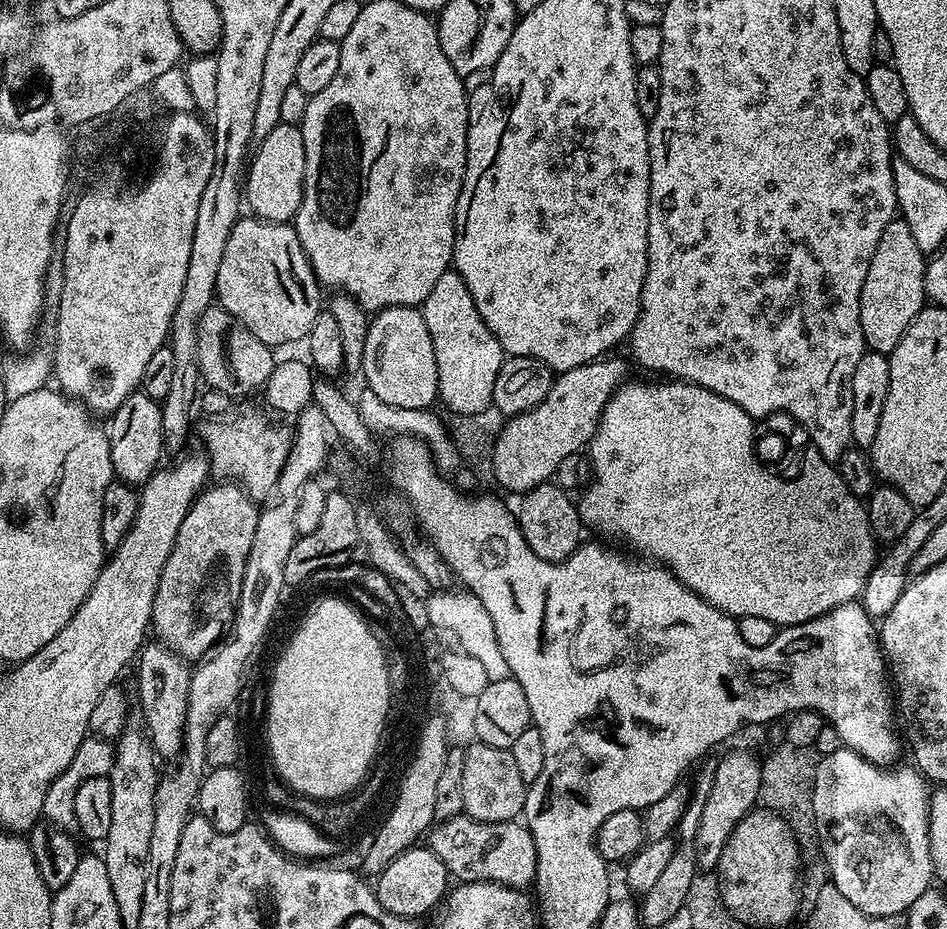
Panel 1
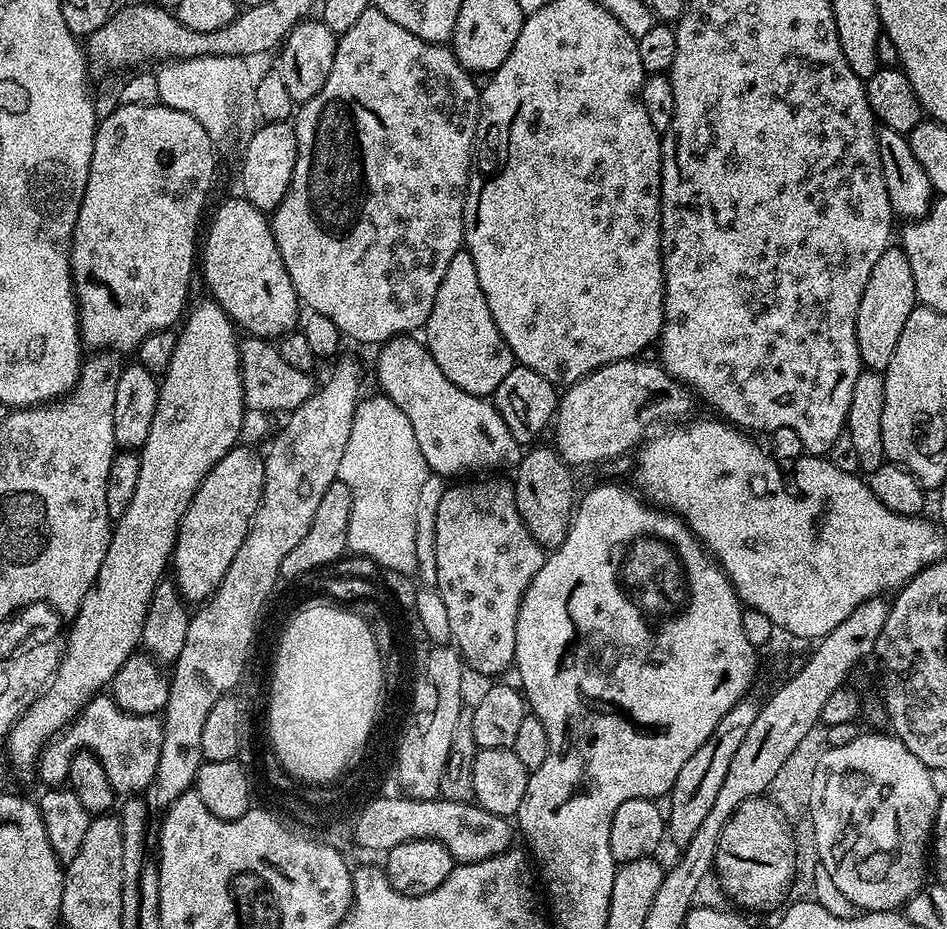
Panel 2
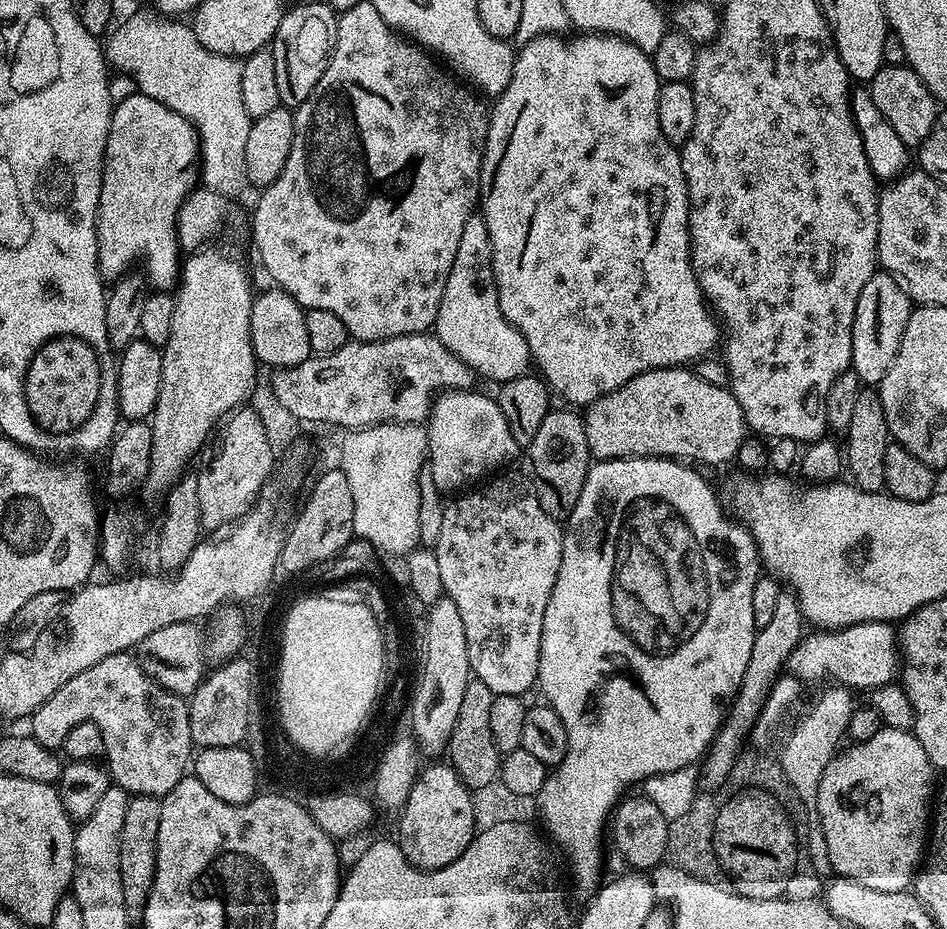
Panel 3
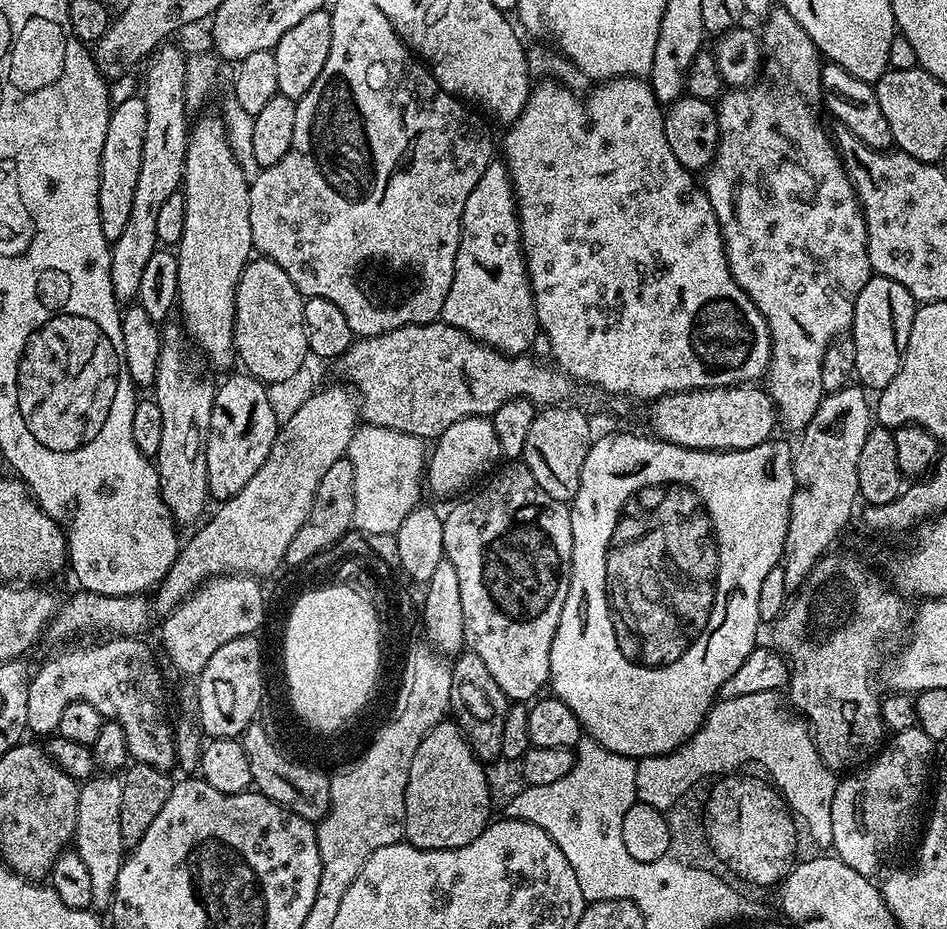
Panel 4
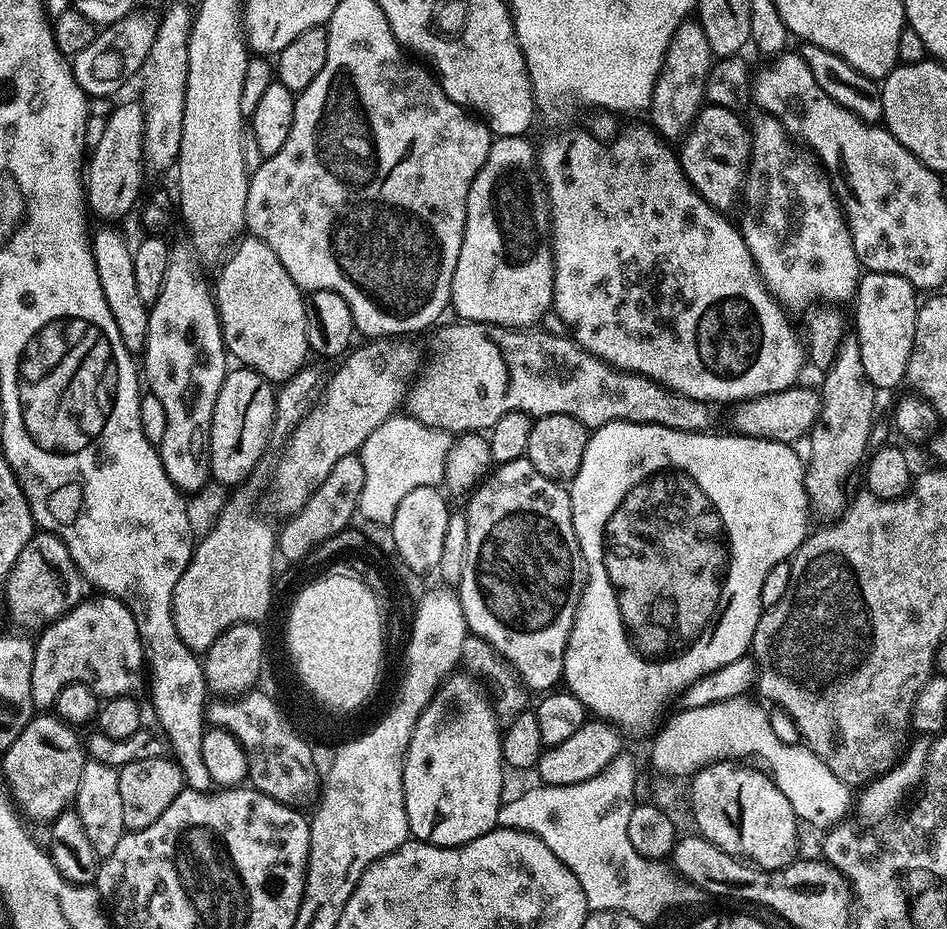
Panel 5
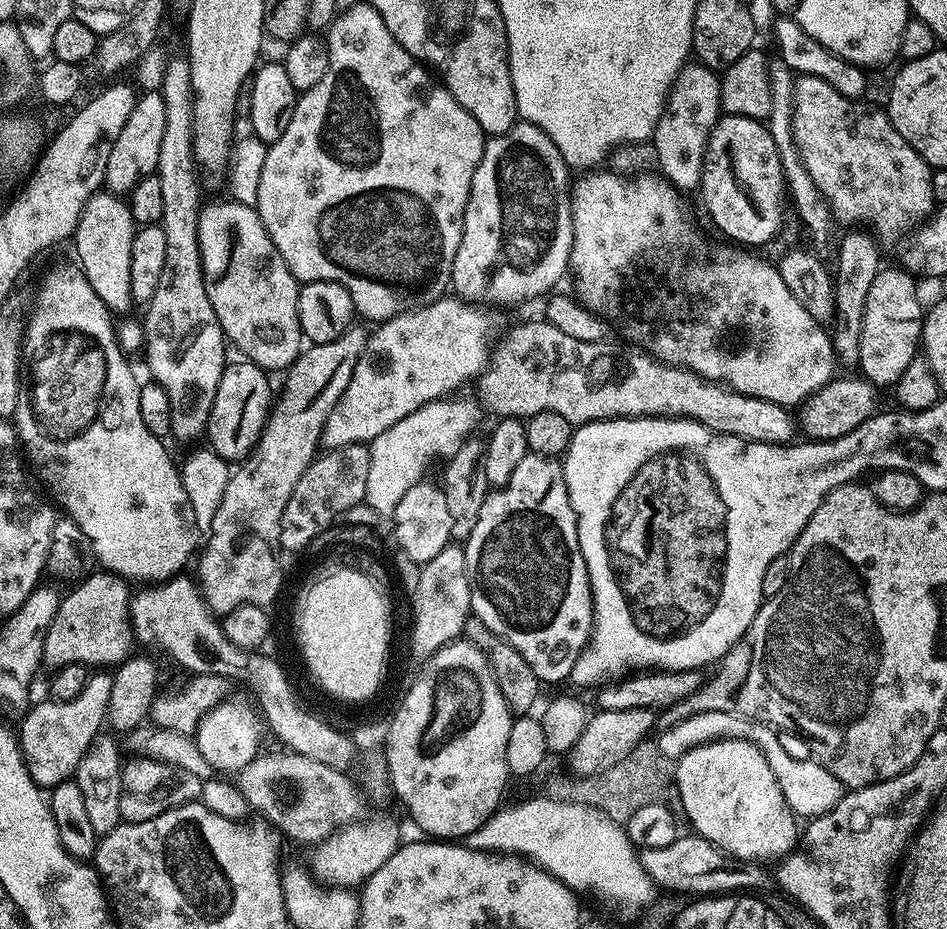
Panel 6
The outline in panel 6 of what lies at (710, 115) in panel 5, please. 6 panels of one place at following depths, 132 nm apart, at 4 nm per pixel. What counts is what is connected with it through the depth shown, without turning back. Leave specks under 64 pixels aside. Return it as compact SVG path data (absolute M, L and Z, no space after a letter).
M721 115L716 128L712 131L712 137L708 143L706 150L706 158L704 159L704 169L702 170L702 178L698 195L704 199L704 208L708 211L708 216L712 219L712 224L724 236L729 236L731 243L736 246L752 246L748 244L768 244L780 232L780 227L784 224L784 203L789 203L790 197L788 192L787 180L783 174L782 158L779 157L778 147L775 146L774 138L771 137L771 130L768 129L767 123L755 120L754 118L746 118L745 116L729 116Z

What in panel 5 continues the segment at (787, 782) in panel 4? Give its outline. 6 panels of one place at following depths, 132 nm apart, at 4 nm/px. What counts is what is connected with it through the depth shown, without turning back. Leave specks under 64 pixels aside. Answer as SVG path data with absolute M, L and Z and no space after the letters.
M741 698L739 700L727 700L726 702L714 702L710 706L698 706L698 710L686 710L685 708L676 710L676 713L668 721L665 719L659 725L659 728L661 727L660 733L652 740L653 766L660 772L669 772L672 775L669 777L672 778L691 778L700 769L711 764L719 764L721 760L740 758L743 752L757 752L768 763L766 765L767 771L770 773L772 781L778 786L778 790L782 790L782 794L786 794L786 802L790 802L790 806L794 806L797 821L804 823L805 820L806 823L820 828L819 830L827 830L832 825L841 823L847 817L844 815L847 814L848 807L851 804L853 807L853 789L846 782L839 780L830 770L830 766L826 766L826 762L822 762L818 758L818 754L814 754L803 743L787 744L772 729L767 714L759 708L761 705L756 704L751 704L748 698Z

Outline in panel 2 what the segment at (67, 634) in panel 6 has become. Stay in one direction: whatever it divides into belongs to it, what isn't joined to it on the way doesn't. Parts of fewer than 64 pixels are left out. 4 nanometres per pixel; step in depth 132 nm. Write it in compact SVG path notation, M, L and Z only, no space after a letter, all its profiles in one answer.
M98 695L42 749L38 761L40 780L44 786L63 785L68 778L72 756L79 752L93 752L102 766L106 766L106 778L110 778L110 786L114 786L117 794L147 793L156 778L158 758L162 758L163 734L164 726L159 715L130 714L122 710L111 695Z

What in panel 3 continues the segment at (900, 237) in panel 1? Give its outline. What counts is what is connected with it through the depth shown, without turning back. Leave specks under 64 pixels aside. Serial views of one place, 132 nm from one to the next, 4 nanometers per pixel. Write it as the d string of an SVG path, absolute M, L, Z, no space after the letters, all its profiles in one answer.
M878 270L862 286L862 294L858 294L858 306L854 314L852 327L852 362L851 371L860 379L861 385L878 386L882 378L886 378L886 370L894 366L894 358L898 358L898 346L902 346L902 330L906 330L906 322L914 307L913 300L904 290L903 284L895 276Z

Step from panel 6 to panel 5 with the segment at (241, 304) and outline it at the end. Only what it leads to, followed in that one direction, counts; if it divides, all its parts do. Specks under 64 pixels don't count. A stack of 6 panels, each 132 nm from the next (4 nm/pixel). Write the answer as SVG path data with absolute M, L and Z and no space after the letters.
M253 236L243 237L235 248L223 266L217 282L214 282L216 308L219 310L225 349L243 367L262 374L273 384L284 383L305 367L306 356L310 354L306 334L305 295L290 278L290 274L286 273L278 256L260 239Z

